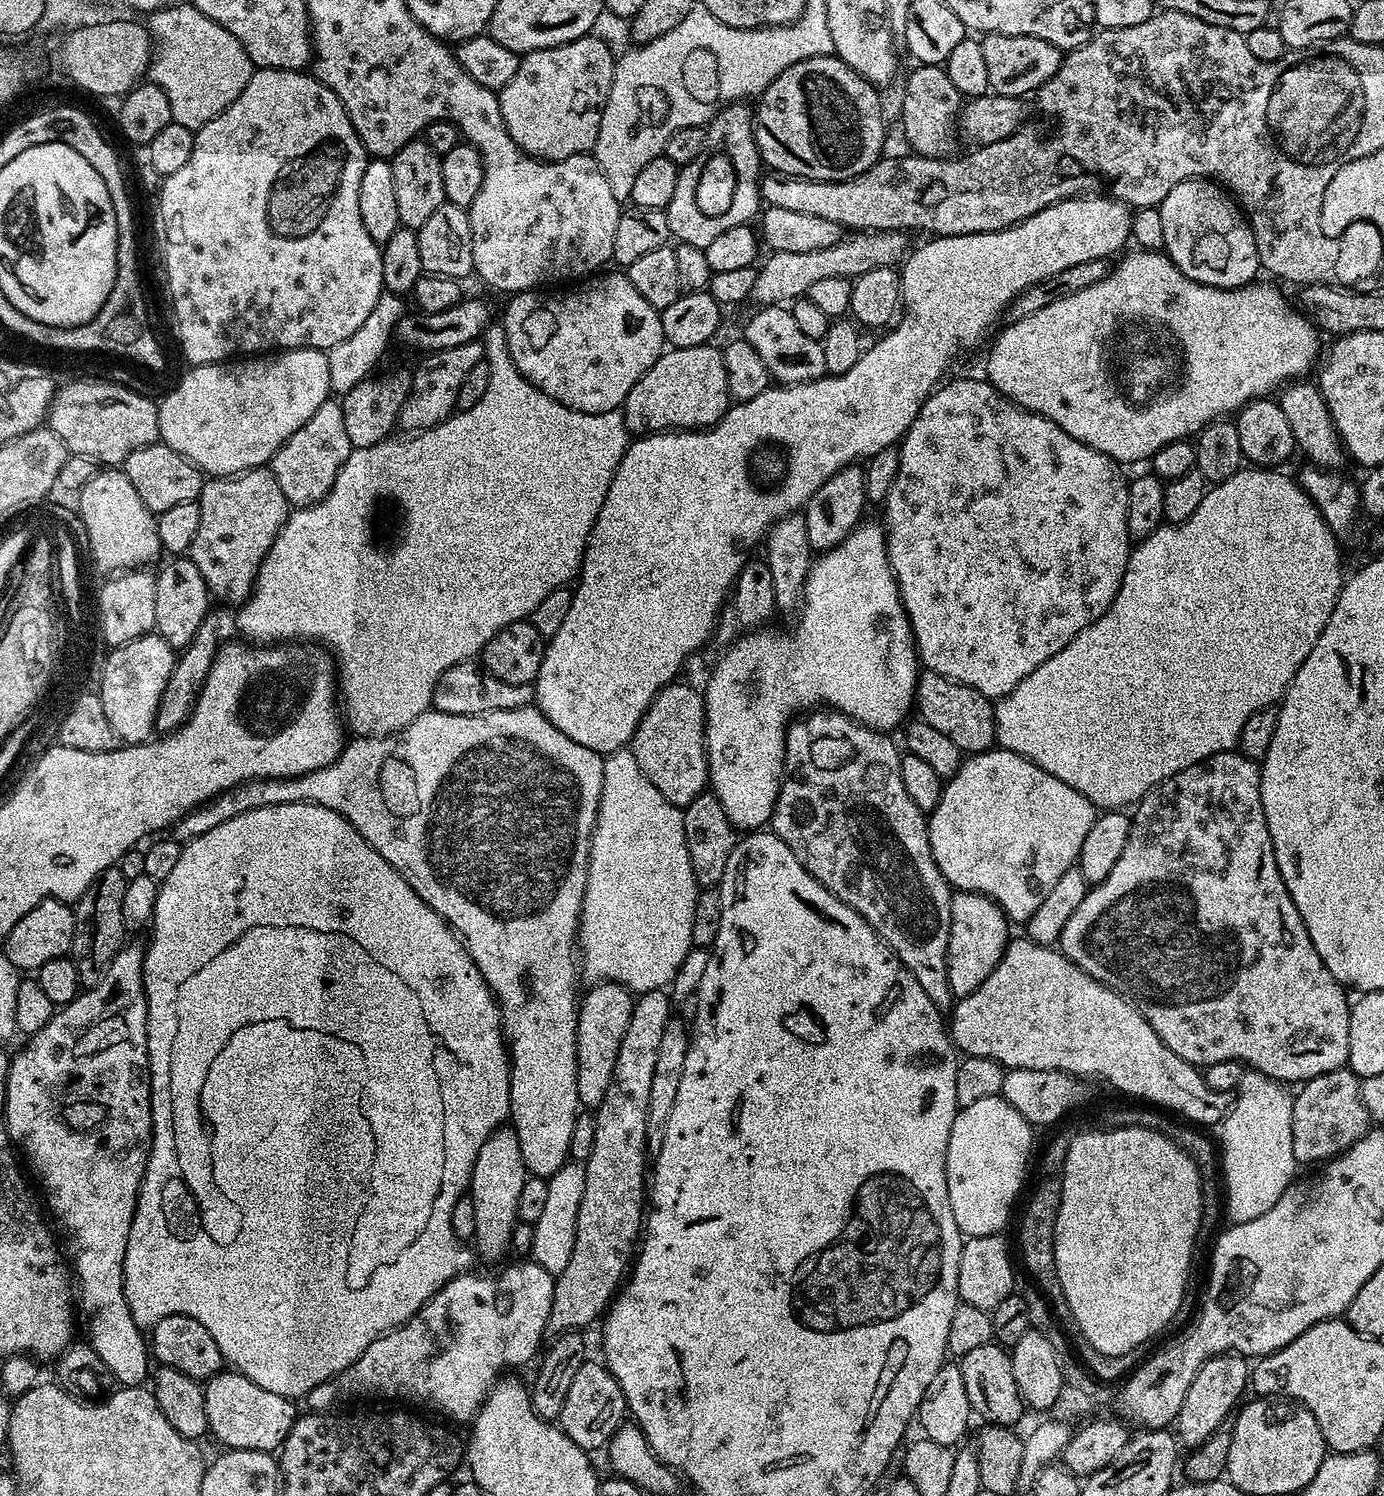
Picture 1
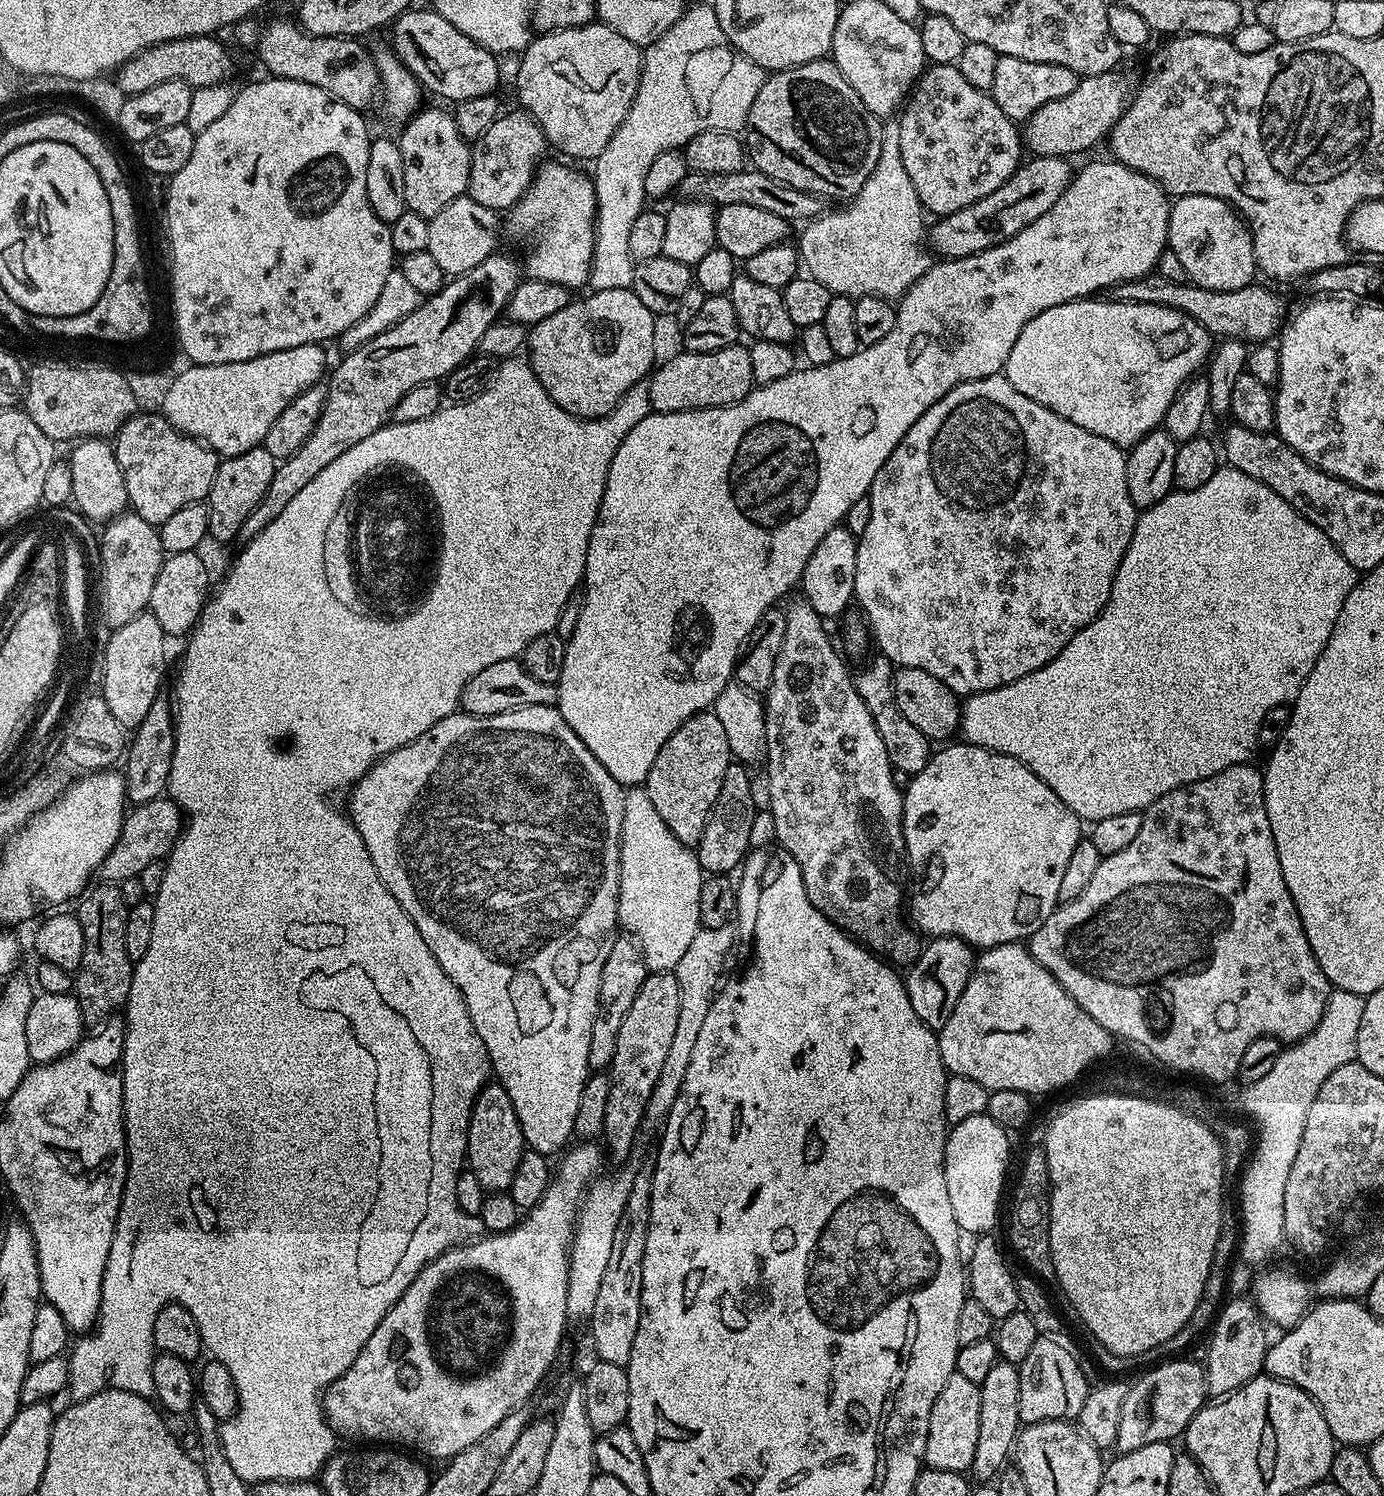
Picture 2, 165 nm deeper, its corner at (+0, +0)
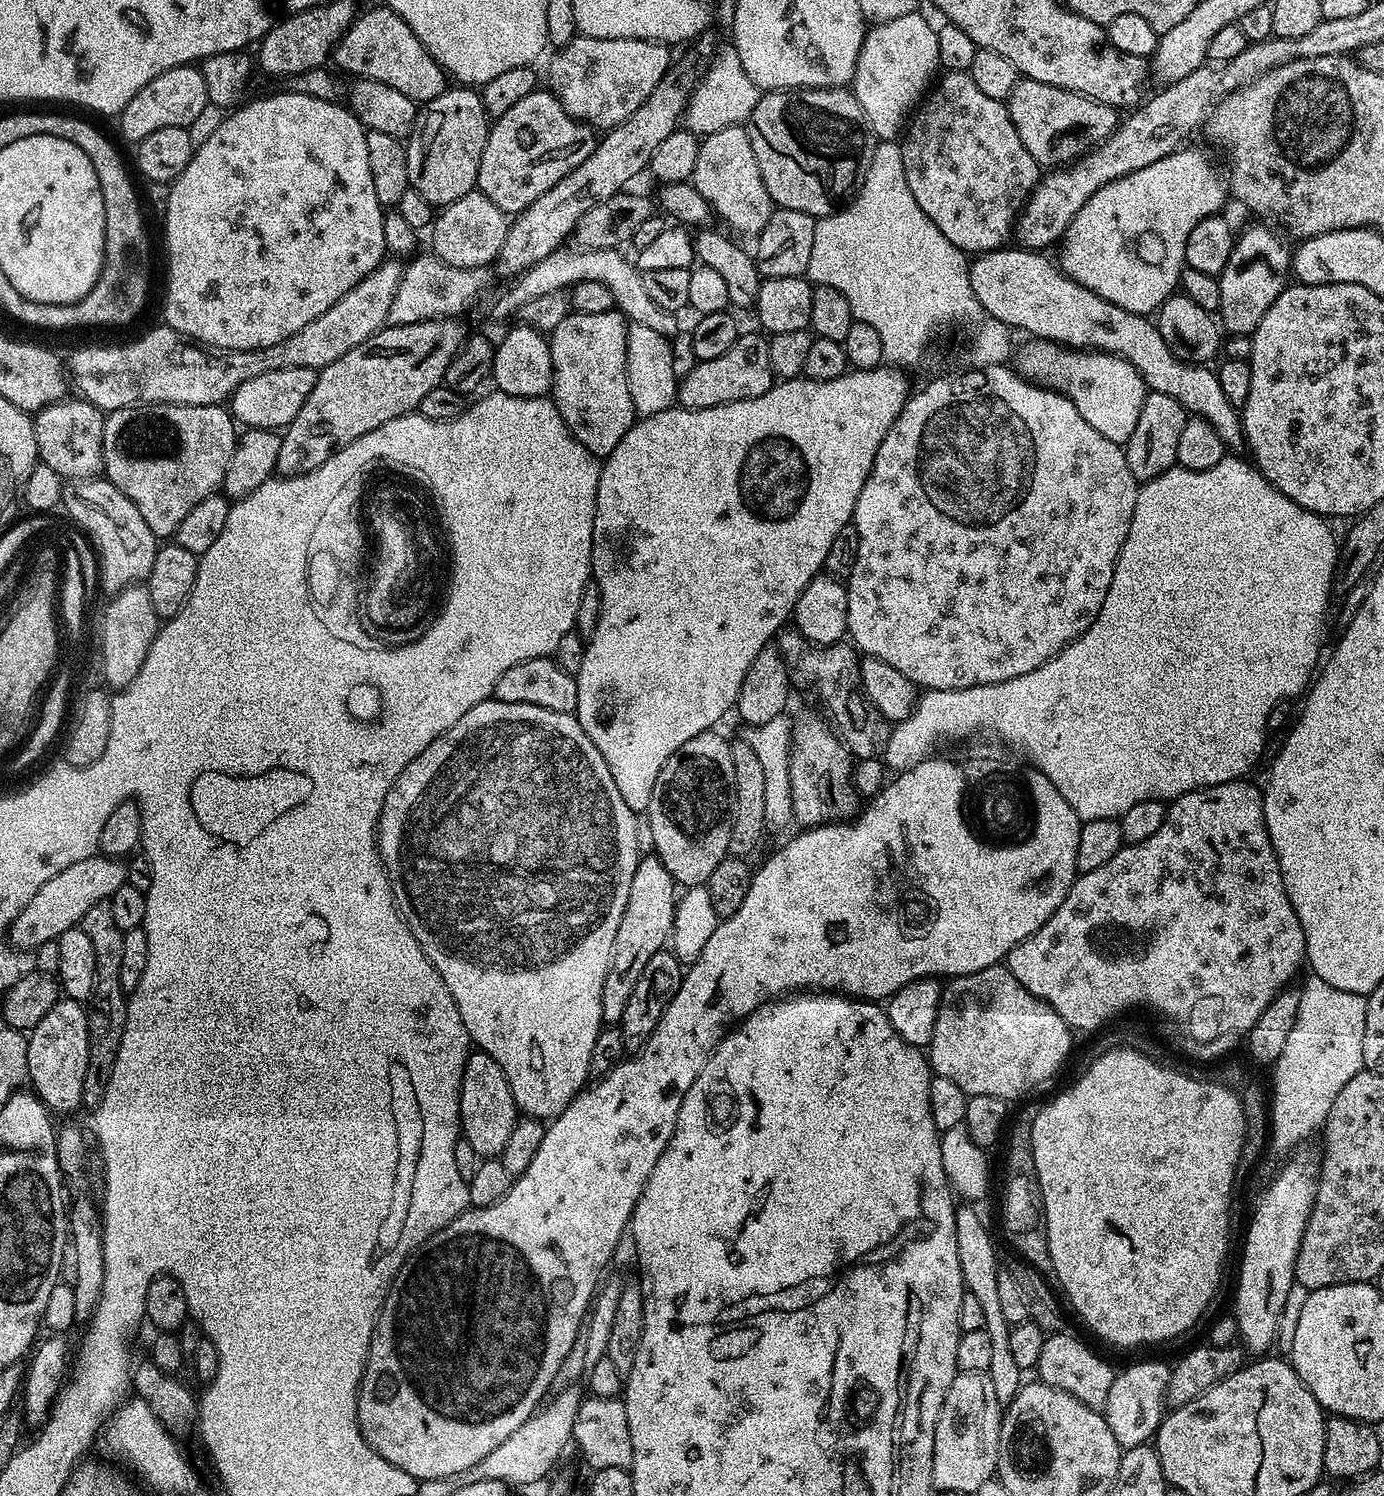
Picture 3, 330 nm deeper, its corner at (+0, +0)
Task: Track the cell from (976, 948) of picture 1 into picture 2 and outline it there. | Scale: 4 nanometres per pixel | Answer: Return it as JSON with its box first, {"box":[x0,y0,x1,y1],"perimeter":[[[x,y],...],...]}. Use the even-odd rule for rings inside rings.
{"box":[906,936,974,1030],"perimeter":[[[940,936],[929,939],[921,947],[920,956],[907,969],[906,983],[910,1006],[914,1006],[914,1014],[918,1014],[918,1018],[922,1018],[928,1028],[939,1030],[946,1026],[946,1018],[950,1018],[958,998],[962,998],[962,990],[966,990],[966,982],[973,967],[974,949],[964,940]]]}

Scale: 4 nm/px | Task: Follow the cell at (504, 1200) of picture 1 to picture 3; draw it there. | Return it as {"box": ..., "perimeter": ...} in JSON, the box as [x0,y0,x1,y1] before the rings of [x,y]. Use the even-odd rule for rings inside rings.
{"box":[460,1050,518,1157],"perimeter":[[[479,1050],[469,1051],[460,1087],[462,1138],[466,1142],[470,1142],[470,1146],[474,1146],[474,1150],[480,1157],[499,1157],[506,1142],[510,1139],[517,1119],[518,1109],[506,1074],[502,1074],[502,1066],[498,1066],[498,1062],[494,1062],[494,1058],[490,1058],[490,1054]]]}

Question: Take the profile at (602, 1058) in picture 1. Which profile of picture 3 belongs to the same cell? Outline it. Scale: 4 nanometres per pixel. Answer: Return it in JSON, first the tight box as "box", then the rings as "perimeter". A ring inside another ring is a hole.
{"box":[602,855,678,1026],"perimeter":[[[648,855],[636,864],[626,910],[622,910],[622,922],[618,922],[618,934],[614,934],[614,950],[606,970],[606,982],[602,982],[602,1021],[608,1026],[619,1025],[622,1014],[626,1014],[626,1002],[630,1002],[630,994],[634,994],[634,985],[638,983],[646,962],[650,962],[654,954],[665,951],[672,935],[678,885],[660,857]]]}

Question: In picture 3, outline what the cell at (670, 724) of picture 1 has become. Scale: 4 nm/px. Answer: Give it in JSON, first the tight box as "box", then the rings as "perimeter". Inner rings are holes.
{"box":[646,730,734,888],"perimeter":[[[709,730],[690,738],[662,766],[658,782],[650,794],[650,806],[646,813],[646,823],[650,826],[652,848],[660,857],[666,870],[677,885],[693,888],[699,884],[707,885],[710,874],[718,867],[724,857],[729,855],[732,811],[734,810],[734,758],[730,758],[731,743],[719,736],[719,731]]]}

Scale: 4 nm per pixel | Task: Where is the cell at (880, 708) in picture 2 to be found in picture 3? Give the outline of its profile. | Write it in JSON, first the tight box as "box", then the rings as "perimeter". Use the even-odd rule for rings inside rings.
{"box":[774,626,886,760],"perimeter":[[[794,626],[781,628],[774,637],[774,643],[786,662],[791,683],[795,687],[797,684],[800,688],[813,688],[816,691],[816,696],[824,707],[823,715],[853,757],[862,760],[873,759],[881,747],[886,724],[875,708],[866,707],[864,687],[860,685],[861,657],[857,649],[848,642],[823,646],[811,644]]]}

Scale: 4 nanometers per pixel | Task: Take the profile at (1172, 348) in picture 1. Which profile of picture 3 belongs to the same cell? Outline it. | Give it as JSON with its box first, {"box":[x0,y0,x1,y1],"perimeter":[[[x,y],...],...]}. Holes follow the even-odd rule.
{"box":[1018,339,1146,446],"perimeter":[[[1033,339],[1020,352],[1020,365],[1018,371],[1025,380],[1050,388],[1054,392],[1061,392],[1068,396],[1074,406],[1078,406],[1078,414],[1102,434],[1102,438],[1110,438],[1110,442],[1121,446],[1128,443],[1130,434],[1134,434],[1134,426],[1138,426],[1138,414],[1142,414],[1142,402],[1146,395],[1144,380],[1138,370],[1129,360],[1120,356],[1112,356],[1109,352],[1094,352],[1091,350],[1073,350],[1068,346],[1061,346],[1050,340]]]}

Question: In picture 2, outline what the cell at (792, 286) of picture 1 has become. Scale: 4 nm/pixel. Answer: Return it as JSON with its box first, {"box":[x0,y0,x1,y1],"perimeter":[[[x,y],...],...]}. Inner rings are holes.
{"box":[926,156,1074,260],"perimeter":[[[1032,156],[1025,159],[1005,184],[998,186],[994,194],[986,194],[978,202],[966,206],[962,210],[954,210],[954,214],[946,214],[935,221],[936,225],[926,232],[926,244],[937,257],[946,260],[957,260],[978,254],[982,250],[990,250],[1018,234],[1018,230],[1026,230],[1030,222],[1042,218],[1060,195],[1068,189],[1074,169],[1062,156]]]}

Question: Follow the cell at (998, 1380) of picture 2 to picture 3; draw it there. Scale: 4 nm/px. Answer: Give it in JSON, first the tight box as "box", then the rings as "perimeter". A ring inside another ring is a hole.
{"box":[956,1206,1022,1406],"perimeter":[[[960,1206],[956,1210],[956,1241],[958,1242],[958,1262],[962,1266],[962,1278],[967,1292],[974,1294],[982,1306],[982,1314],[986,1314],[986,1327],[990,1334],[992,1355],[988,1367],[990,1382],[994,1382],[994,1394],[998,1394],[998,1402],[1006,1406],[1017,1396],[1022,1387],[1022,1369],[1014,1362],[1010,1354],[1010,1325],[1002,1315],[1002,1305],[998,1298],[998,1274],[1001,1265],[996,1265],[996,1244],[988,1233],[986,1225],[980,1221],[975,1207]]]}

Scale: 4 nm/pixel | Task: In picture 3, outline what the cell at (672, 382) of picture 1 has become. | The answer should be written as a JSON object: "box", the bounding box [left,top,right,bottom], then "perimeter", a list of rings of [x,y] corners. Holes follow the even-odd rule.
{"box":[679,332,774,410],"perimeter":[[[752,332],[746,333],[745,336],[744,333],[737,335],[734,346],[730,346],[726,354],[709,360],[697,360],[690,374],[679,377],[679,407],[706,410],[710,406],[722,406],[730,402],[758,398],[758,394],[766,394],[766,390],[772,388],[774,377],[768,340],[763,335],[760,336],[755,336]]]}

